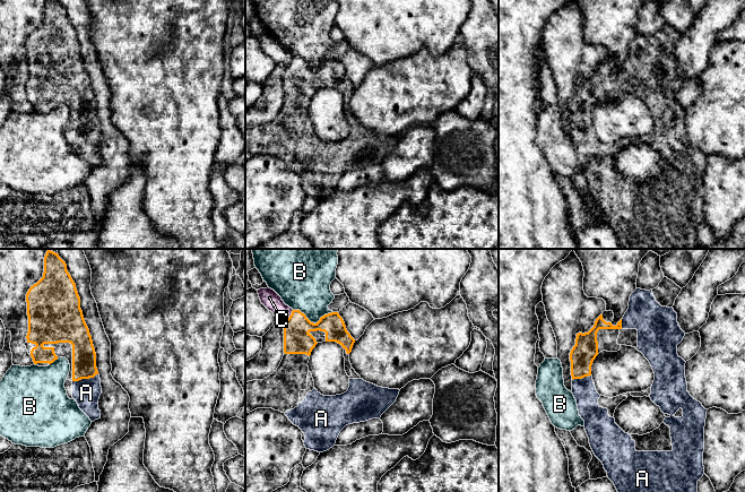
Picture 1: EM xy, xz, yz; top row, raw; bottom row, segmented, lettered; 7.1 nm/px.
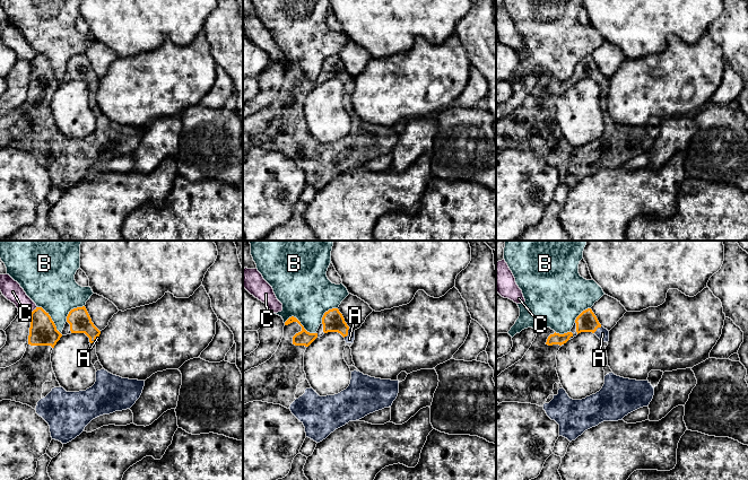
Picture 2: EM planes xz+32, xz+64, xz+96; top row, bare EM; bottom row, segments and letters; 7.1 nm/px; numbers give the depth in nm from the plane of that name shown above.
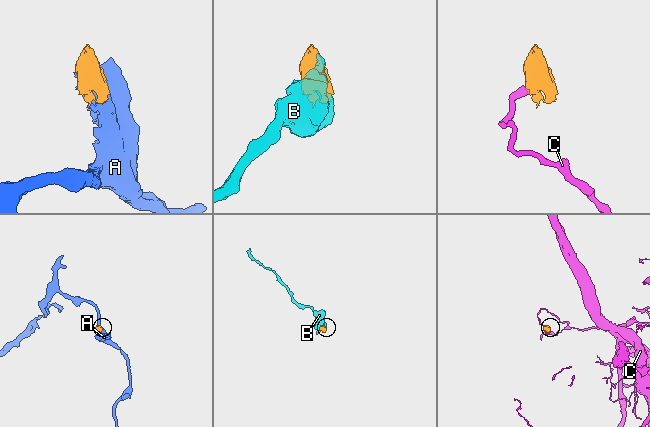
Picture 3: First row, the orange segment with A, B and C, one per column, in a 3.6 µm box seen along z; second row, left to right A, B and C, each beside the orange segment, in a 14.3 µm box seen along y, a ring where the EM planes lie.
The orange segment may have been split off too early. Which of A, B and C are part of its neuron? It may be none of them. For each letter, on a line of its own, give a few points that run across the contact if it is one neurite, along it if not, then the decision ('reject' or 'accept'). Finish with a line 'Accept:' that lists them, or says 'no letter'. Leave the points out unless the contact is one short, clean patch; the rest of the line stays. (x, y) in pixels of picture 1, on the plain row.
A: accept
B: reject
C: line xz (293, 57), (286, 67); reject
Accept: A

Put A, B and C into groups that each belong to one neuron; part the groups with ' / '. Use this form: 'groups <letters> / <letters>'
groups A / B / C

